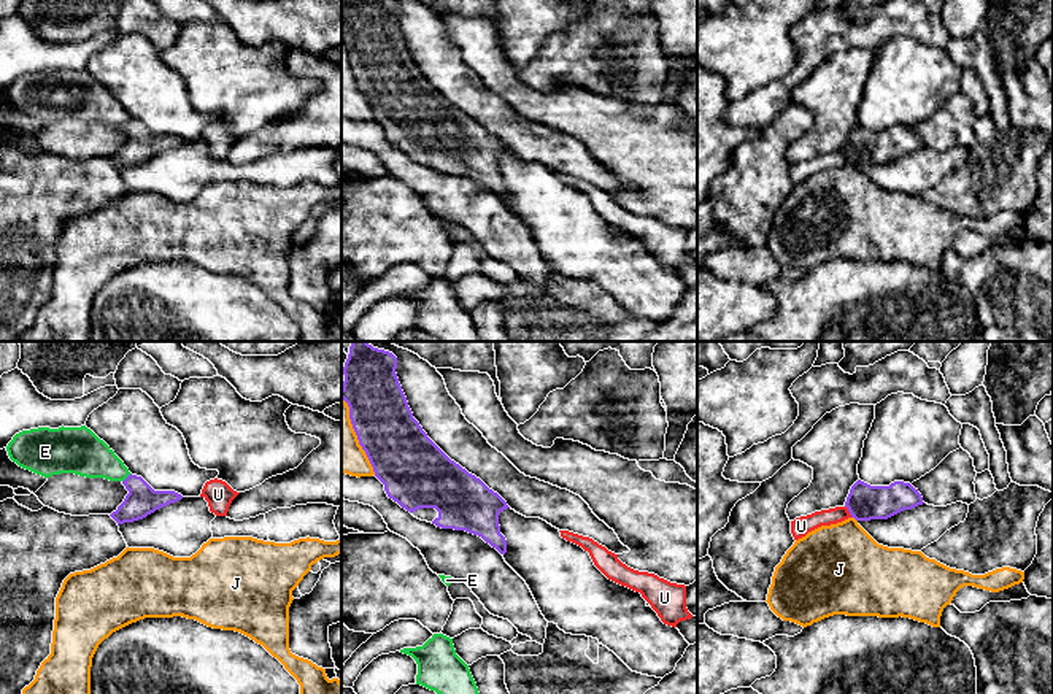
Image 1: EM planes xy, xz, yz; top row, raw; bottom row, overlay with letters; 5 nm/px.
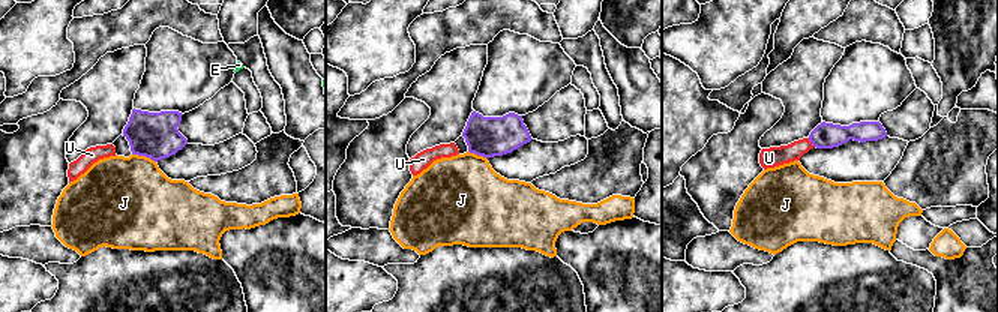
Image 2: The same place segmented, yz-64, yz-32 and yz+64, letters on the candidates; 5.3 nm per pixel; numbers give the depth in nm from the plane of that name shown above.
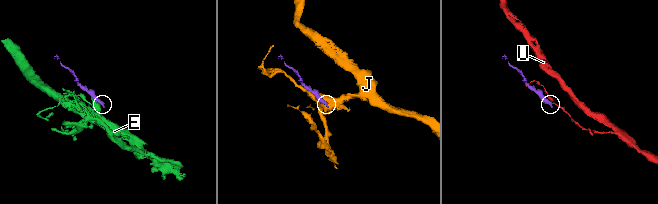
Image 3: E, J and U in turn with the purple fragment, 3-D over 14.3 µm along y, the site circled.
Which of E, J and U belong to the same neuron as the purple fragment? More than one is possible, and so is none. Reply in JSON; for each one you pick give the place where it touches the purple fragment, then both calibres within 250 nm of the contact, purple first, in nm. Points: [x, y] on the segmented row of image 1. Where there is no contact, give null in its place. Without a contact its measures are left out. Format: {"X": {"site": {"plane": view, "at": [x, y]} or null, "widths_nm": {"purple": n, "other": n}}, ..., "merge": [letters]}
{"merge": []}

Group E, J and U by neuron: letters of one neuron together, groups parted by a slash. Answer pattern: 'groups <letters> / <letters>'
groups E / J / U

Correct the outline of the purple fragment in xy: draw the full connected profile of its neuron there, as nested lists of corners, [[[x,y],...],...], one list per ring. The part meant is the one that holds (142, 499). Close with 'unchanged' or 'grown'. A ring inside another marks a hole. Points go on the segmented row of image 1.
[[[129,475],[122,484],[129,491],[124,502],[110,516],[119,524],[146,518],[156,510],[183,499],[175,491],[154,491],[141,476]]]; unchanged

